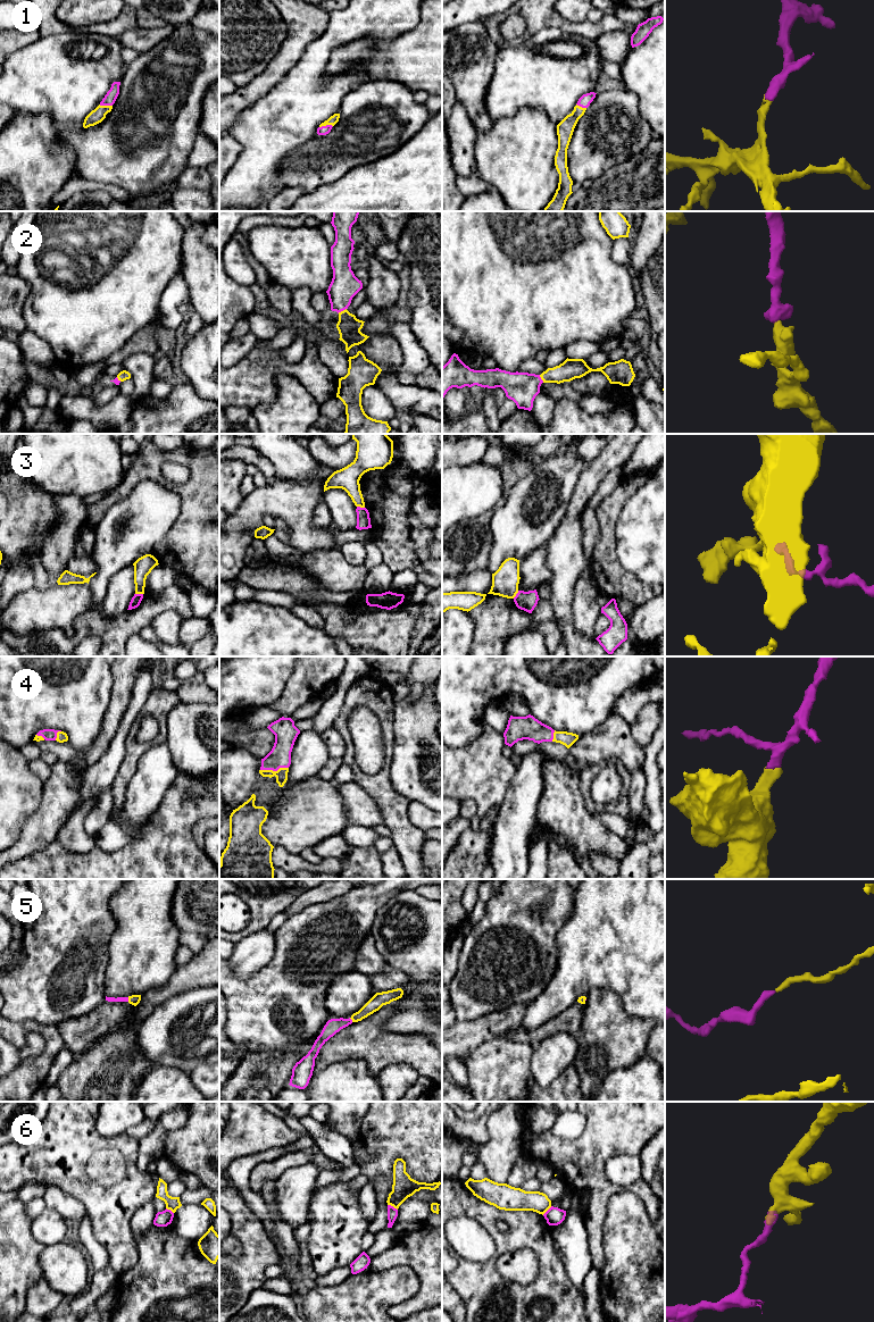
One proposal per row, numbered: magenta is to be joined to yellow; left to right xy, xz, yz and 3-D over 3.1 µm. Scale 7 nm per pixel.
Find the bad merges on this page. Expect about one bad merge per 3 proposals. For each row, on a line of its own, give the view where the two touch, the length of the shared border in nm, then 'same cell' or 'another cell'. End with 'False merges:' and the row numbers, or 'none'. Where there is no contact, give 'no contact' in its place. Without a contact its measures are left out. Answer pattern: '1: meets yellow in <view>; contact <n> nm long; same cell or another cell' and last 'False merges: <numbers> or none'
1: meets yellow in xz; contact 100 nm long; same cell
2: meets yellow in xz; contact 70 nm long; same cell
3: meets yellow in xy; contact 60 nm long; another cell
4: meets yellow in xz; contact 200 nm long; same cell
5: meets yellow in xy; contact 30 nm long; same cell
6: meets yellow in xz; contact 80 nm long; another cell
False merges: 3, 6

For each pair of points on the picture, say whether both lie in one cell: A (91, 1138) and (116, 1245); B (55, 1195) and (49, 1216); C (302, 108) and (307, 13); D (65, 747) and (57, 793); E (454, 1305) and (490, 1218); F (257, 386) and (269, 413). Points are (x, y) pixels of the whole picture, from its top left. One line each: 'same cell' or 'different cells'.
A: same cell
B: different cells
C: different cells
D: different cells
E: different cells
F: different cells

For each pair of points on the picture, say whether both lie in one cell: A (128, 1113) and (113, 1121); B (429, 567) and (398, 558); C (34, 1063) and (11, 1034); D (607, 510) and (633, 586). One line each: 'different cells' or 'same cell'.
A: same cell
B: same cell
C: same cell
D: same cell

